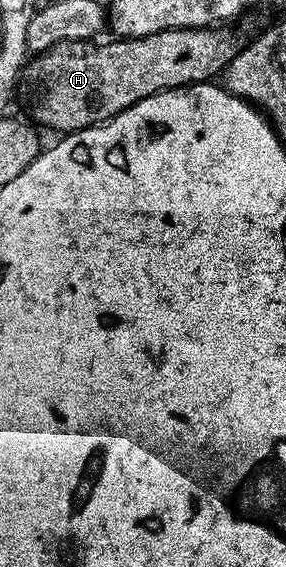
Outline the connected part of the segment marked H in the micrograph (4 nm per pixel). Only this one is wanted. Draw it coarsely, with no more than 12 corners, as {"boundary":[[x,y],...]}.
{"boundary":[[226,26],[111,44],[62,40],[29,61],[33,119],[102,124],[225,73]]}

